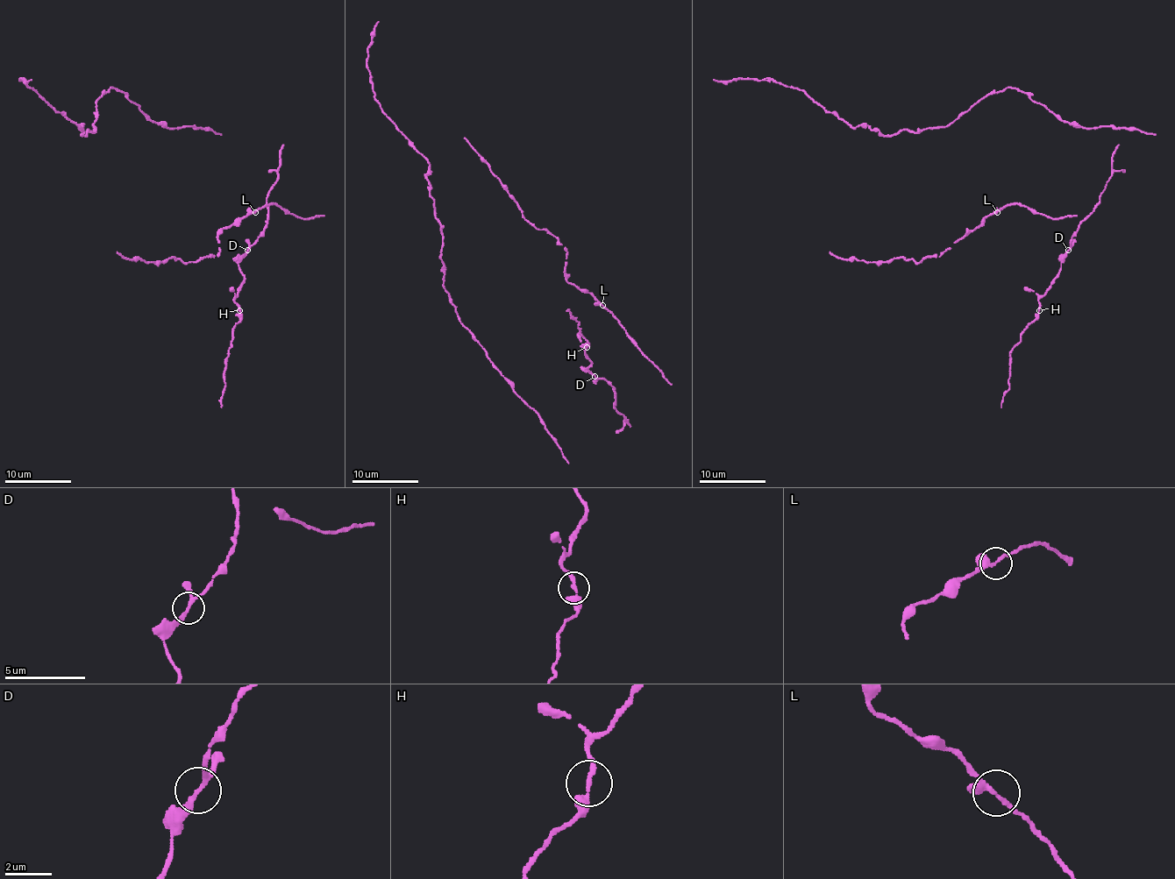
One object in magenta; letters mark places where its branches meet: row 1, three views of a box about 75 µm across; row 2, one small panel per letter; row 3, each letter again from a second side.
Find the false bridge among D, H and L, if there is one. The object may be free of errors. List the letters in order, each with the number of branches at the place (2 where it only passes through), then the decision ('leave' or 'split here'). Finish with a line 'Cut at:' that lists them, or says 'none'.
D: 3 branches meet; leave
H: 3 branches meet; leave
L: 3 branches meet; leave
Cut at: none

